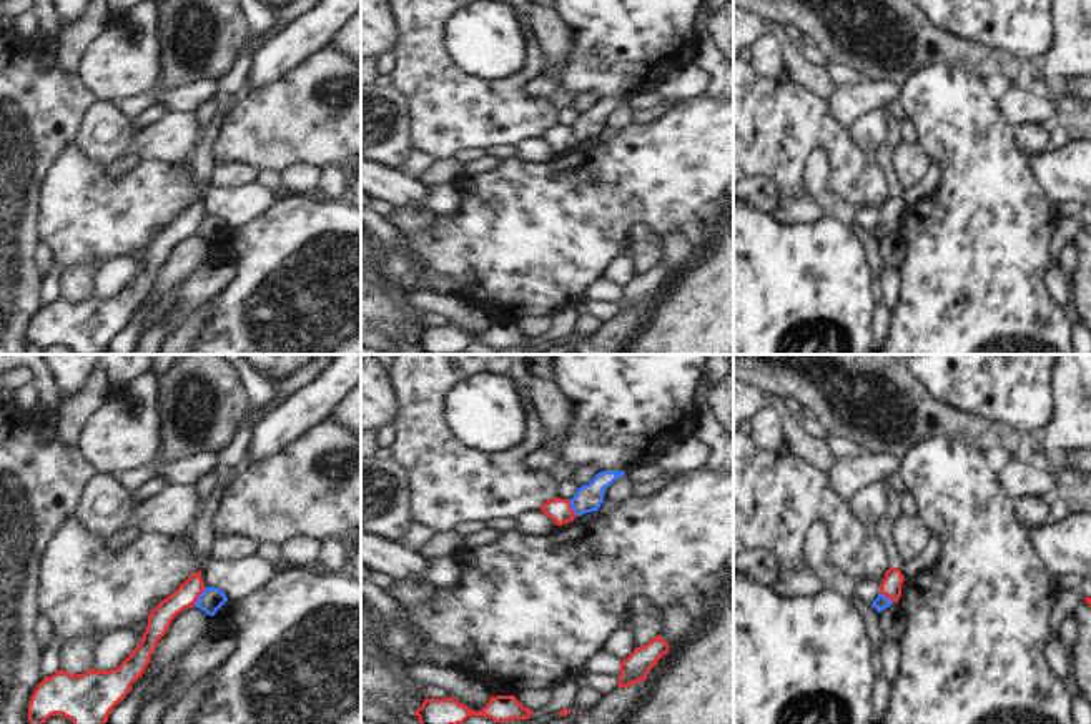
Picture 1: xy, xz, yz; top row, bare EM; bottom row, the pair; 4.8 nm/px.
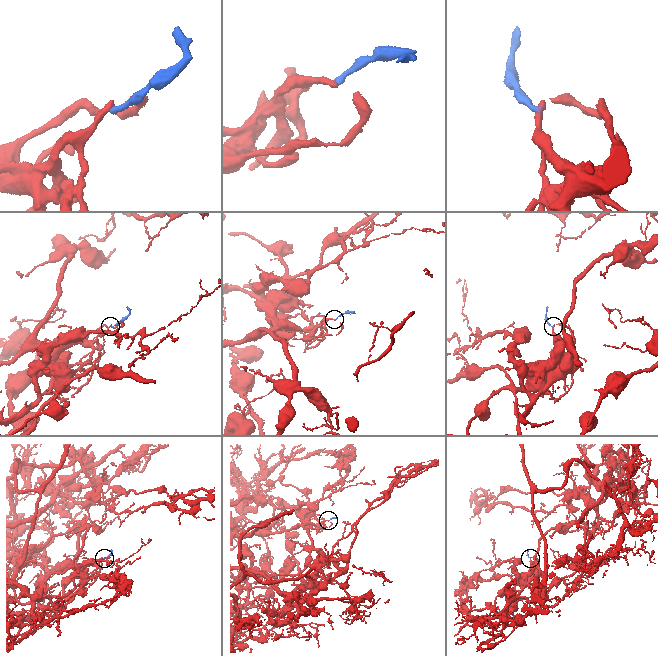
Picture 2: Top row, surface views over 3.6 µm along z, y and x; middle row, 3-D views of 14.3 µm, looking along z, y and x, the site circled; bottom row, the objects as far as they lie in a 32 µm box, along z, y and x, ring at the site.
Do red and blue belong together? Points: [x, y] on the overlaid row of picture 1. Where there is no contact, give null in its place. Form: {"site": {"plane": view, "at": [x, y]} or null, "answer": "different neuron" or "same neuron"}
{"site": {"plane": "xy", "at": [198, 596]}, "answer": "different neuron"}

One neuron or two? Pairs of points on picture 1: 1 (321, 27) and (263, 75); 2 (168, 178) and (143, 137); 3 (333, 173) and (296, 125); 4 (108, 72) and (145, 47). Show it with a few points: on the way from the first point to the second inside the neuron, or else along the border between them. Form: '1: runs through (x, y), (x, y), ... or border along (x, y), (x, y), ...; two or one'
1: runs through (306, 34), (278, 60); one
2: border along (140, 158), (177, 163); two
3: border along (340, 163), (320, 167); two
4: runs through (117, 64), (130, 50), (137, 50); one

